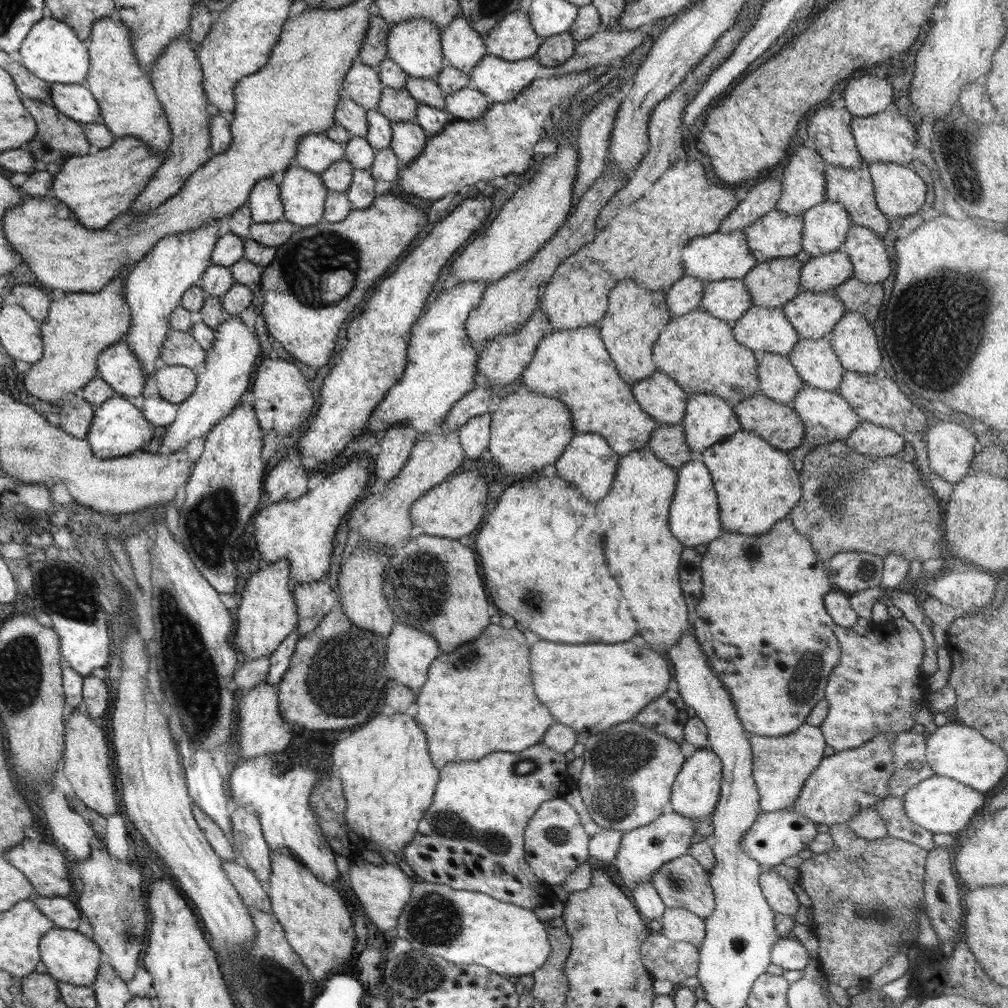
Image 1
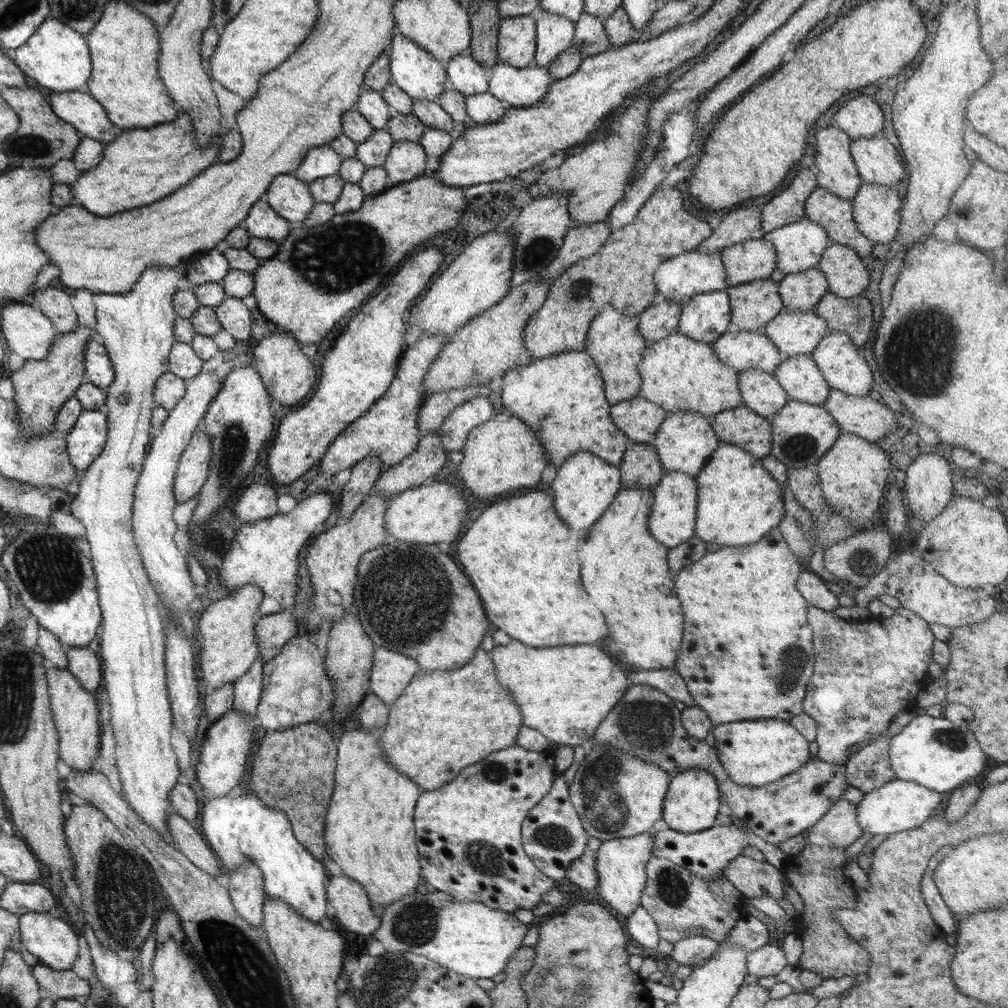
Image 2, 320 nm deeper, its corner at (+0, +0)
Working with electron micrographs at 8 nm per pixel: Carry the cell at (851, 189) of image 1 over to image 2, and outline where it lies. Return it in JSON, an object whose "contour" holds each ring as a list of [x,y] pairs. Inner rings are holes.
{"contour":[[[820,186],[812,191],[805,202],[805,217],[812,222],[817,222],[827,232],[831,243],[849,246],[858,256],[867,258],[876,244],[858,232],[853,214],[851,200],[842,200]]]}

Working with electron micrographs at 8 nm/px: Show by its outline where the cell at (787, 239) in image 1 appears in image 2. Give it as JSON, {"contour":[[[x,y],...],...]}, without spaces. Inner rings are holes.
{"contour":[[[764,238],[739,242],[719,253],[728,287],[770,277],[777,267],[774,245]]]}

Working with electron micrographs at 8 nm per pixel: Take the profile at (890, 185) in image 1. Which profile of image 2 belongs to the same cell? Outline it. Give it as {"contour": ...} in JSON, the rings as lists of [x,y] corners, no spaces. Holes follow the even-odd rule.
{"contour":[[[862,184],[851,200],[858,232],[876,245],[892,243],[902,220],[896,186]]]}

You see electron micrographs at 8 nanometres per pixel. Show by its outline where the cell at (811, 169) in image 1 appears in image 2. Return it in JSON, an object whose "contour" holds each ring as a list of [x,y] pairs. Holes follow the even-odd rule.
{"contour":[[[798,168],[788,188],[764,204],[761,212],[763,234],[804,218],[806,199],[817,186],[816,175],[811,169]]]}

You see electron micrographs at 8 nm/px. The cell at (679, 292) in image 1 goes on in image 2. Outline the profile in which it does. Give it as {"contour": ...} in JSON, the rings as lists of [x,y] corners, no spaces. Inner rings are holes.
{"contour":[[[666,300],[660,305],[643,310],[638,316],[638,330],[645,340],[658,342],[676,331],[682,304]]]}

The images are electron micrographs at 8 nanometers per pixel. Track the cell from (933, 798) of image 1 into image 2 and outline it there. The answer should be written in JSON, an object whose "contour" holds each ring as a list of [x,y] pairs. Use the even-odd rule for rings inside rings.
{"contour":[[[894,779],[876,790],[871,790],[869,793],[863,793],[862,800],[857,804],[857,821],[862,827],[863,832],[870,832],[870,834],[894,834],[901,833],[905,830],[913,829],[920,826],[930,815],[936,811],[944,809],[948,794],[936,792],[929,788],[924,788],[915,782],[908,782],[906,780]]]}

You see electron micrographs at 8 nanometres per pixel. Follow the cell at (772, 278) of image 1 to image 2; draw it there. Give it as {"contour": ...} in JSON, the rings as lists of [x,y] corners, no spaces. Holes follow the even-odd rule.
{"contour":[[[770,277],[728,287],[730,324],[728,331],[762,330],[785,310],[778,285]]]}

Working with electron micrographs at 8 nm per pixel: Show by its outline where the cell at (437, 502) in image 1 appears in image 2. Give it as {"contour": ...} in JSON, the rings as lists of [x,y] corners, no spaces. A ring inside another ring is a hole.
{"contour":[[[436,481],[432,485],[420,485],[398,493],[387,504],[384,528],[392,536],[392,540],[396,541],[422,545],[454,542],[460,532],[460,526],[466,520],[466,510],[468,510],[462,492],[464,490],[458,490],[456,485]]]}

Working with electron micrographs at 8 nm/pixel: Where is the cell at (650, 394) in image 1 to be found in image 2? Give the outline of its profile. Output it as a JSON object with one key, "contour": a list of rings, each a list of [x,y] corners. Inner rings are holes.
{"contour":[[[641,396],[610,407],[610,421],[622,430],[630,443],[652,443],[668,413]]]}

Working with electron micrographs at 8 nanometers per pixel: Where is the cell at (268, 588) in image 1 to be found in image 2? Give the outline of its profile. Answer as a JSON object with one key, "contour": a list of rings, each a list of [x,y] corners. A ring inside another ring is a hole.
{"contour":[[[246,584],[238,589],[235,589],[227,597],[216,600],[203,608],[198,616],[198,632],[202,636],[202,648],[200,655],[197,656],[198,670],[200,670],[200,680],[207,686],[206,696],[204,698],[204,716],[210,723],[215,722],[225,712],[233,708],[234,701],[234,685],[236,680],[244,677],[251,664],[259,658],[258,643],[254,634],[256,620],[260,617],[257,614],[258,607],[262,602],[263,594],[257,586]]]}

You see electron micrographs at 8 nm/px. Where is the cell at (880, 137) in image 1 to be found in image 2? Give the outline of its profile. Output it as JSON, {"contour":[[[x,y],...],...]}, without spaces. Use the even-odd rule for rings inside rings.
{"contour":[[[882,135],[872,138],[852,138],[850,152],[864,184],[894,187],[906,176],[902,156]]]}

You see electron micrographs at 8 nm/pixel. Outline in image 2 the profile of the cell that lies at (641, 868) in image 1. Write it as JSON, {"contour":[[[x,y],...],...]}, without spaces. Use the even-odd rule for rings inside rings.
{"contour":[[[646,832],[630,838],[616,837],[609,841],[602,841],[595,855],[595,869],[598,875],[598,888],[596,892],[600,898],[611,903],[611,912],[620,919],[630,917],[640,904],[646,886],[646,863],[654,857],[651,853],[653,847],[653,833]]]}

